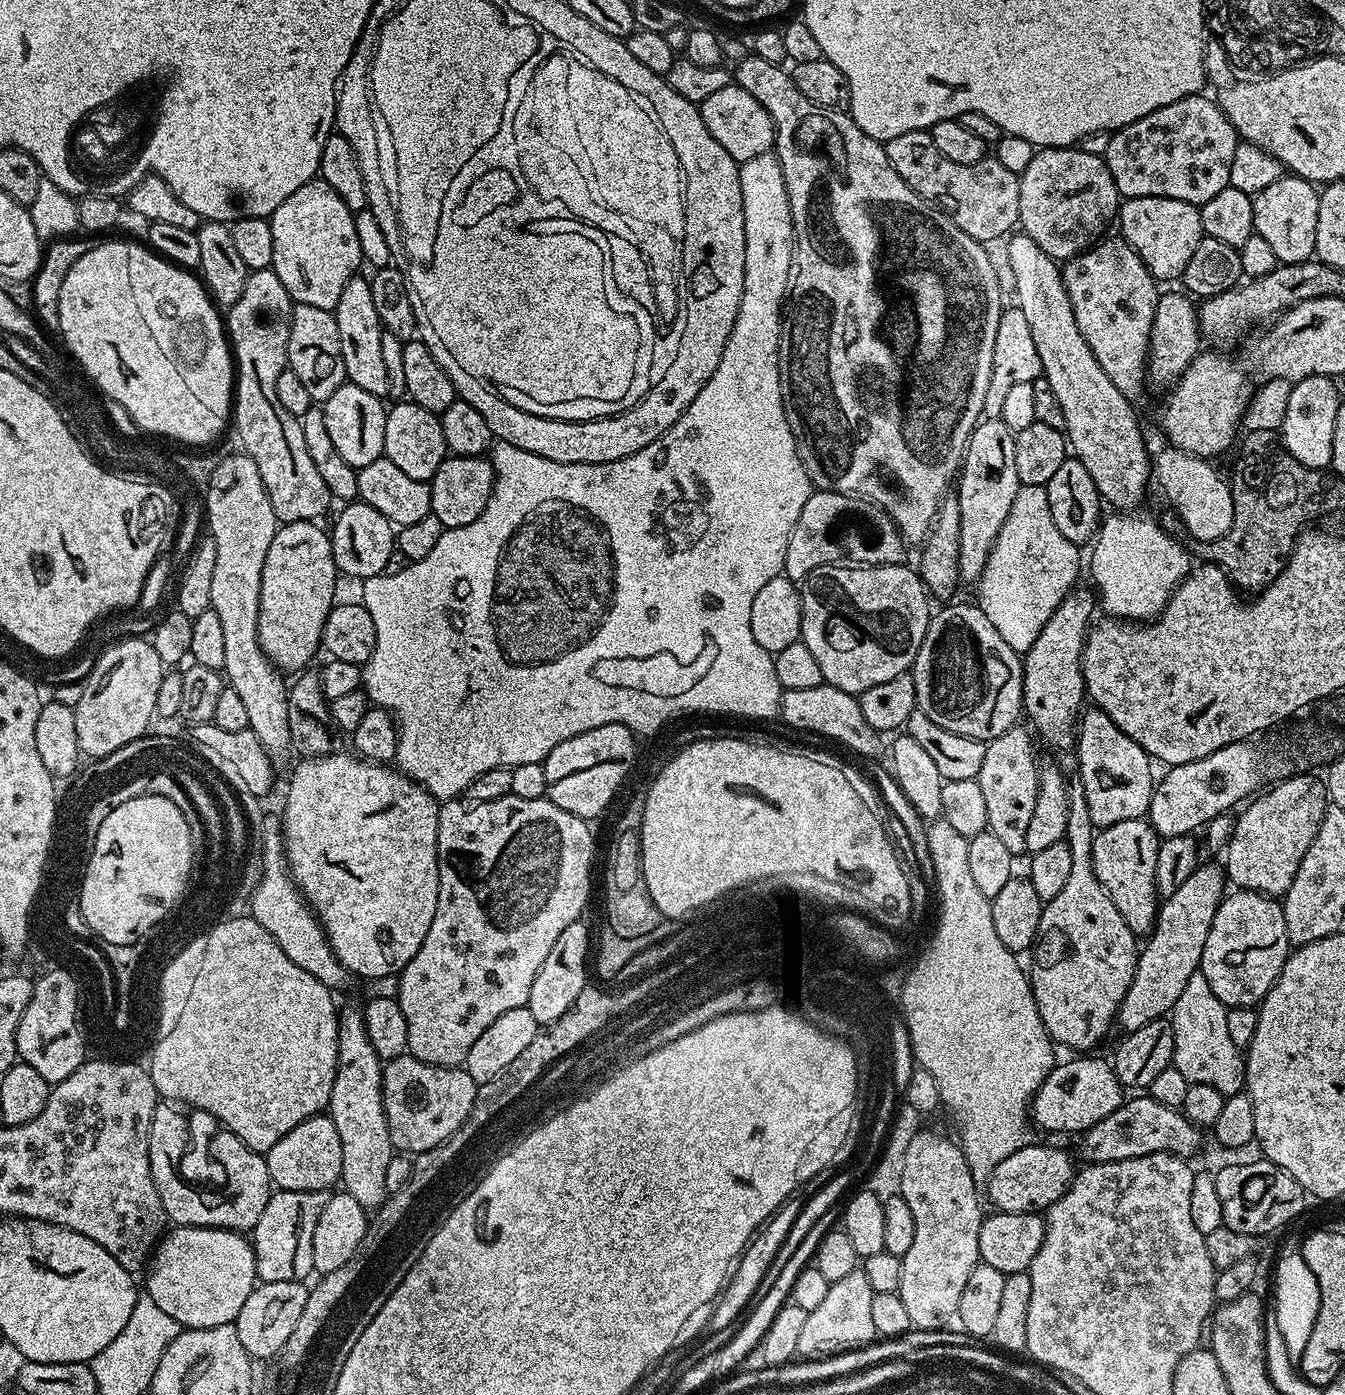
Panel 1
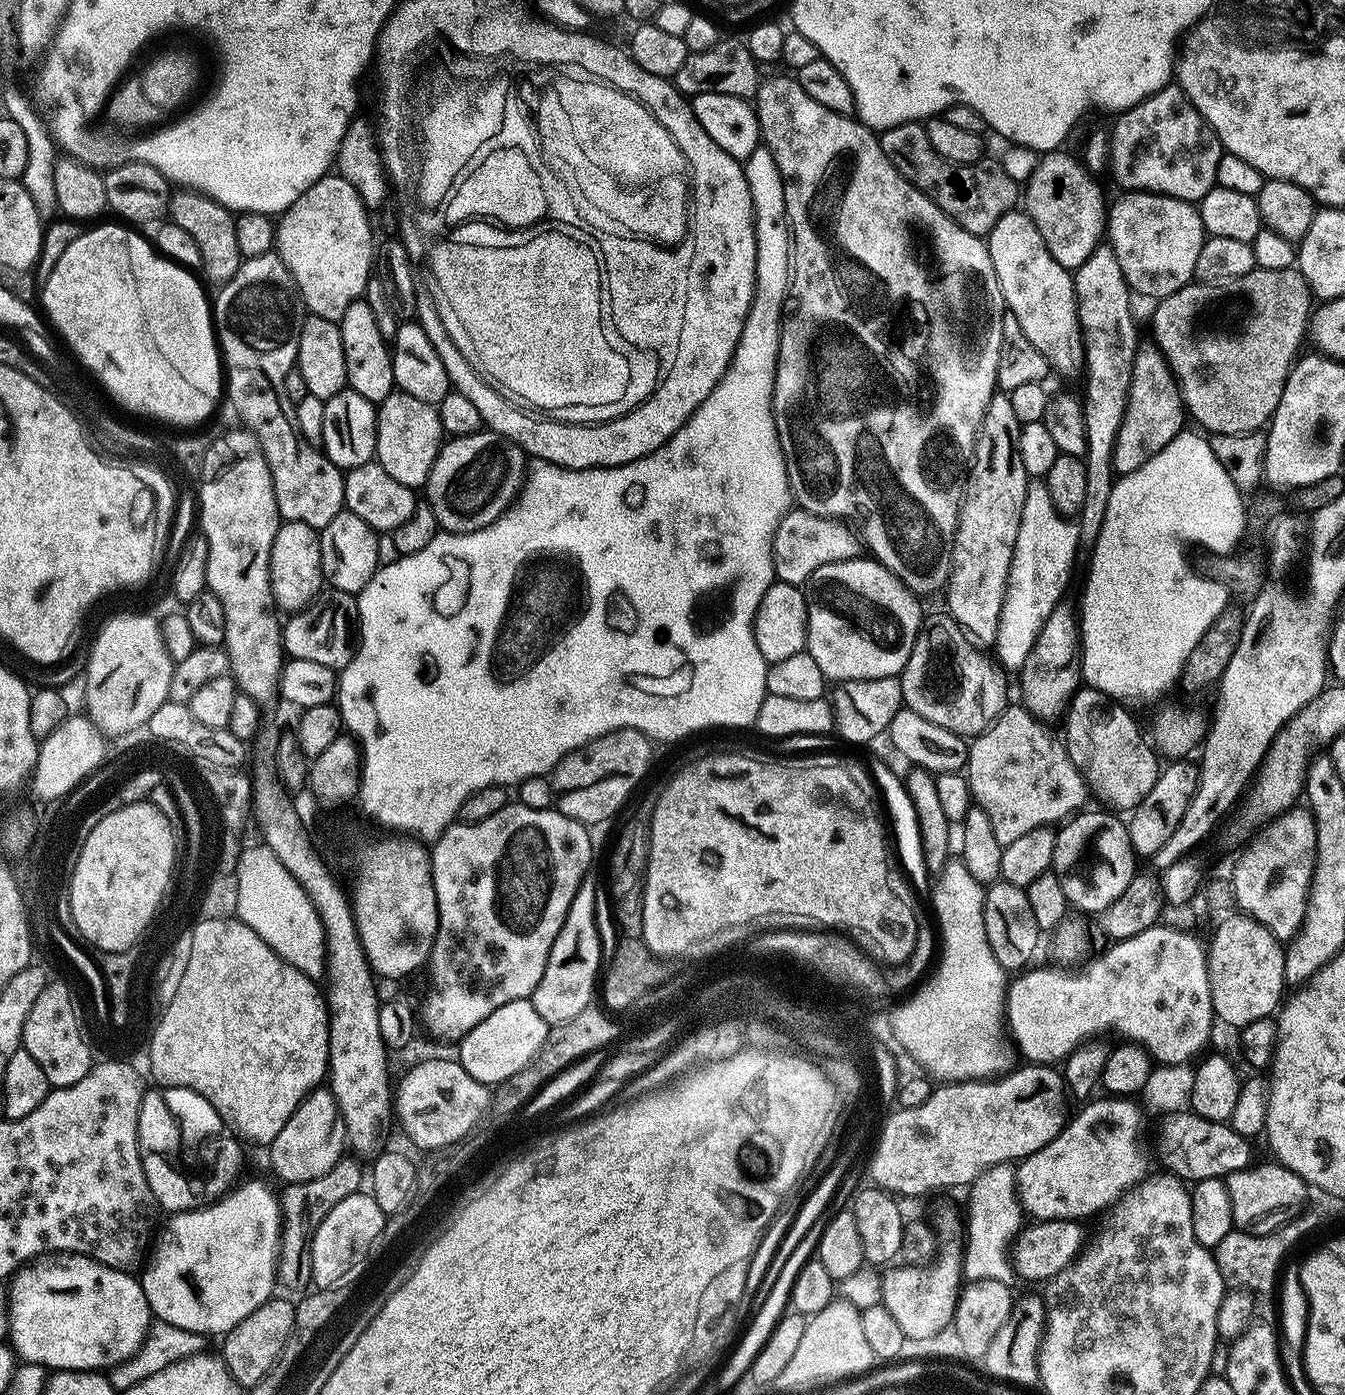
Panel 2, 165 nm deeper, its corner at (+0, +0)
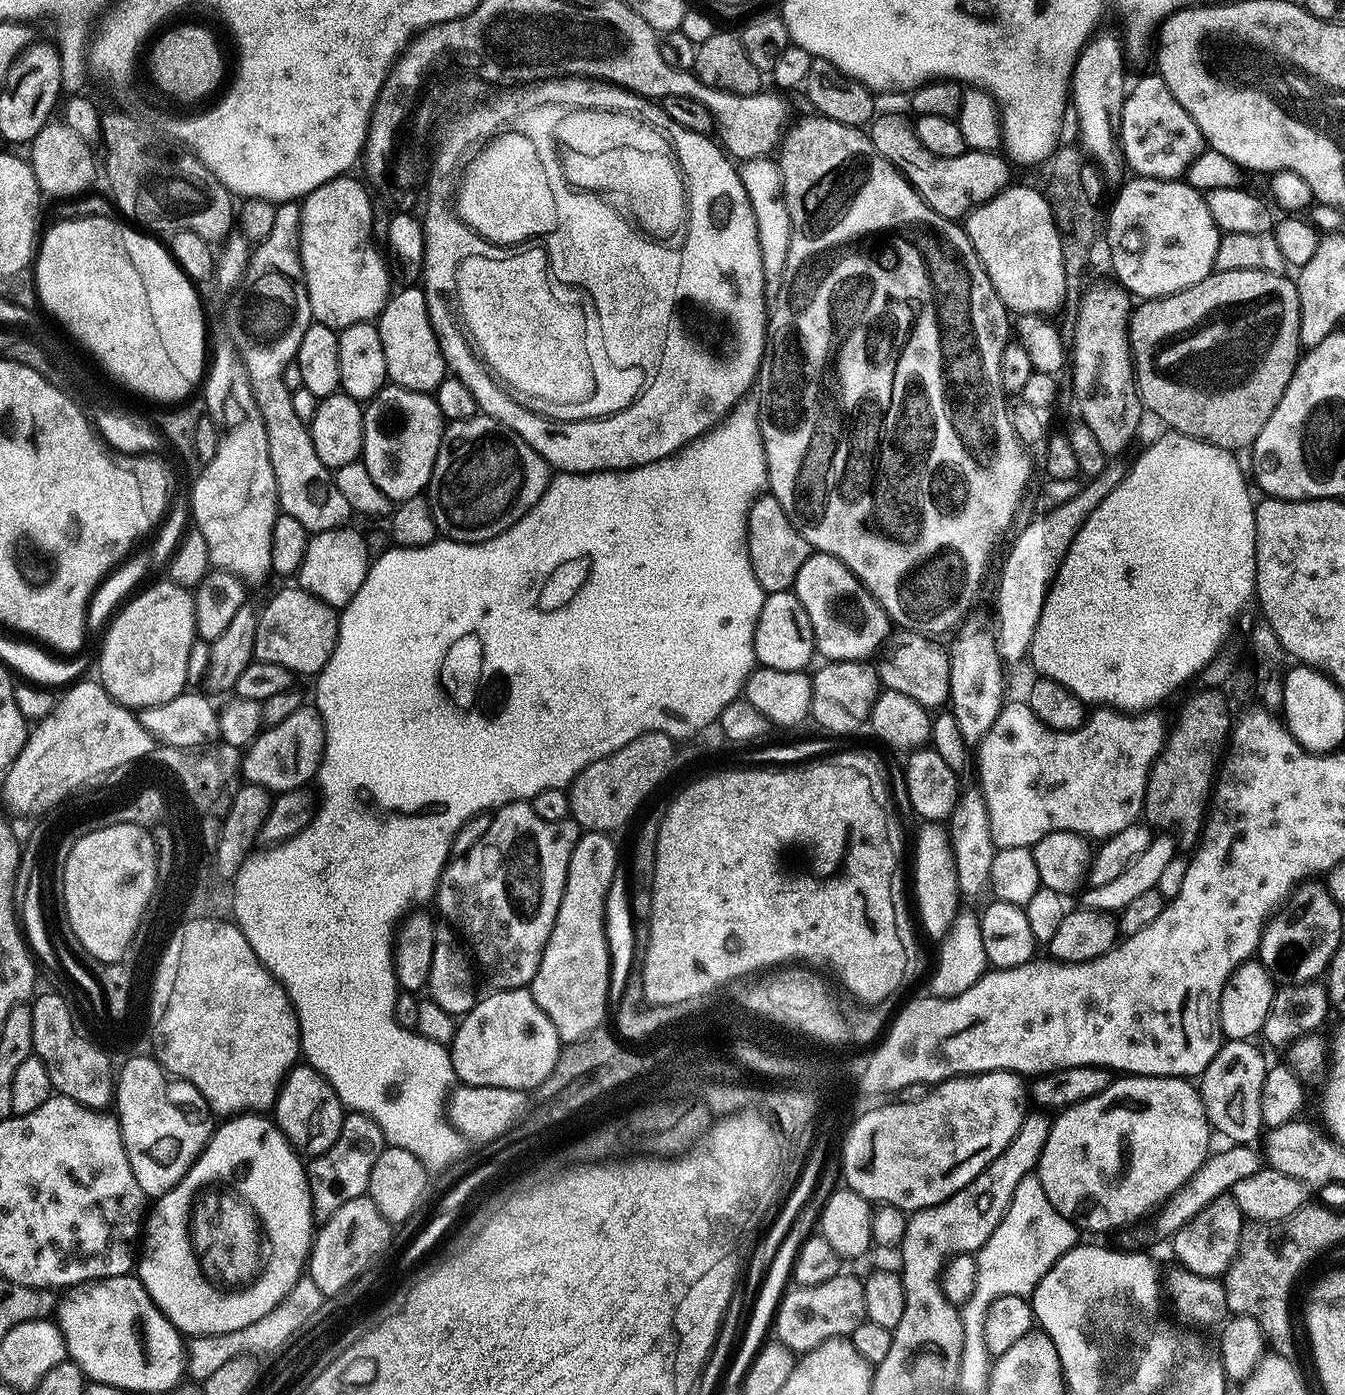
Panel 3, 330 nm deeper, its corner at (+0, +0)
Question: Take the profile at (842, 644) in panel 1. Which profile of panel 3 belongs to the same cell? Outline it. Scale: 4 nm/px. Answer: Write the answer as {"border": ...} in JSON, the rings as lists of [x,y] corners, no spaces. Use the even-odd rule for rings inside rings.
{"border":[[[813,551],[808,555],[796,575],[794,591],[810,614],[816,650],[825,661],[867,661],[883,646],[884,639],[893,635],[894,625],[883,606],[844,563],[830,554]]]}

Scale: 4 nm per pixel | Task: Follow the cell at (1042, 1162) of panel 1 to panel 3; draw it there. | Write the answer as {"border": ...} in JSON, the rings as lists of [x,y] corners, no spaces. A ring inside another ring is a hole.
{"border":[[[1131,1074],[1121,1075],[1113,1079],[1110,1087],[1102,1094],[1094,1094],[1094,1098],[1086,1098],[1082,1102],[1072,1104],[1063,1109],[1055,1121],[1051,1121],[1046,1138],[1046,1146],[1042,1146],[1038,1175],[1042,1182],[1042,1190],[1046,1190],[1046,1198],[1054,1202],[1054,1210],[1058,1214],[1068,1217],[1073,1221],[1077,1229],[1088,1232],[1112,1232],[1122,1230],[1127,1226],[1141,1221],[1148,1211],[1159,1209],[1165,1200],[1170,1199],[1176,1191],[1202,1166],[1202,1162],[1208,1159],[1210,1147],[1208,1148],[1208,1132],[1210,1125],[1208,1115],[1204,1109],[1204,1103],[1200,1101],[1200,1093],[1197,1085],[1191,1079],[1183,1076],[1134,1076]]]}

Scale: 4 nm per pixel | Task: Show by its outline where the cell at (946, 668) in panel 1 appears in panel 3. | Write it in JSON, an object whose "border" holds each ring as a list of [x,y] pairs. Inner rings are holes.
{"border":[[[905,631],[904,636],[895,637],[896,645],[892,653],[878,664],[878,675],[885,689],[906,694],[906,698],[914,698],[914,702],[929,710],[939,709],[949,703],[948,675],[950,674],[950,656],[935,639]]]}

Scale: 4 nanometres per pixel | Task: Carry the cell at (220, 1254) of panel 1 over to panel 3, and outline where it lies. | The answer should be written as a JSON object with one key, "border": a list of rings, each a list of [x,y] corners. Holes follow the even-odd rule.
{"border":[[[241,1114],[225,1119],[209,1138],[208,1149],[192,1161],[182,1182],[159,1197],[147,1213],[138,1278],[172,1327],[189,1337],[226,1334],[266,1318],[290,1294],[308,1263],[314,1221],[306,1164],[284,1133],[266,1117]]]}

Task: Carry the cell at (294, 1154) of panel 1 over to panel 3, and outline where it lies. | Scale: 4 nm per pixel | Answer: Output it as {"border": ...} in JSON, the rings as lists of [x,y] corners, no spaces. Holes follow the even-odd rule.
{"border":[[[298,1064],[284,1077],[274,1105],[275,1112],[276,1127],[284,1133],[297,1153],[308,1158],[320,1156],[334,1146],[346,1115],[346,1109],[330,1082],[309,1064]]]}

